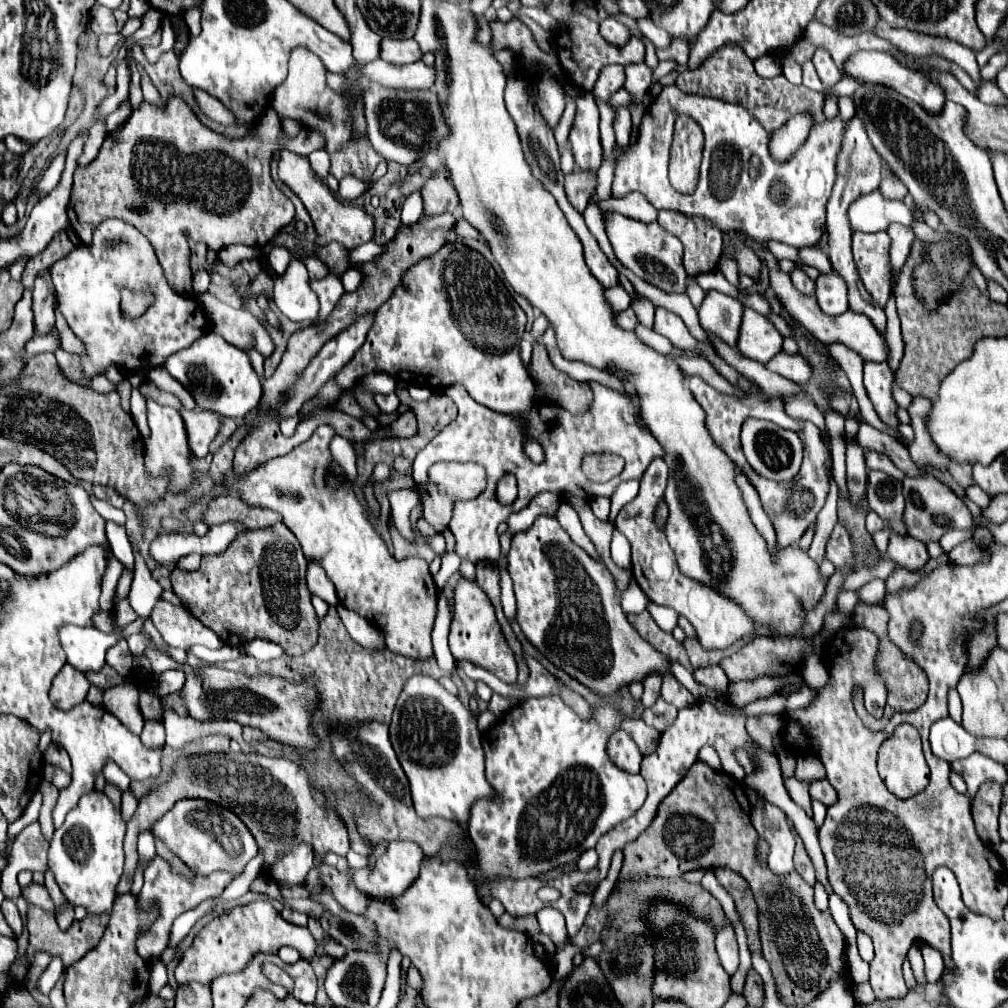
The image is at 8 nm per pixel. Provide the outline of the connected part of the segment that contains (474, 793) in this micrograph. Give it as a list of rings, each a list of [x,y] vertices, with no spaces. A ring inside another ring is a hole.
[[[414,675],[404,685],[398,703],[392,713],[390,721],[390,741],[394,745],[394,751],[398,755],[398,761],[410,781],[412,801],[416,807],[416,813],[424,819],[428,817],[444,817],[450,821],[468,823],[470,809],[474,801],[486,799],[486,797],[498,797],[494,787],[486,781],[484,775],[484,749],[482,749],[482,733],[478,731],[476,717],[470,709],[466,709],[460,699],[452,693],[448,693],[434,677]]]

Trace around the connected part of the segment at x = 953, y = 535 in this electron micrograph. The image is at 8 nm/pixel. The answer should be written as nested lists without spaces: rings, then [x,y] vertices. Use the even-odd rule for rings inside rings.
[[[948,531],[940,537],[940,545],[944,549],[944,553],[950,553],[958,543],[972,539],[972,531]]]

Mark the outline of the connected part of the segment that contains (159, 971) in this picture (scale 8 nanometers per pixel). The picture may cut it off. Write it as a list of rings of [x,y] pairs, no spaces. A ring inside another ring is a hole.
[[[162,959],[154,961],[154,965],[150,965],[150,993],[158,995],[166,983],[168,983],[166,963],[162,963]]]

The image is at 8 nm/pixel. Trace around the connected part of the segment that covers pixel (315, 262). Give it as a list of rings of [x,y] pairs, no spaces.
[[[314,255],[304,257],[304,265],[308,267],[308,273],[310,273],[312,279],[320,279],[322,275],[328,273],[328,267],[326,267],[318,257],[314,257]]]

